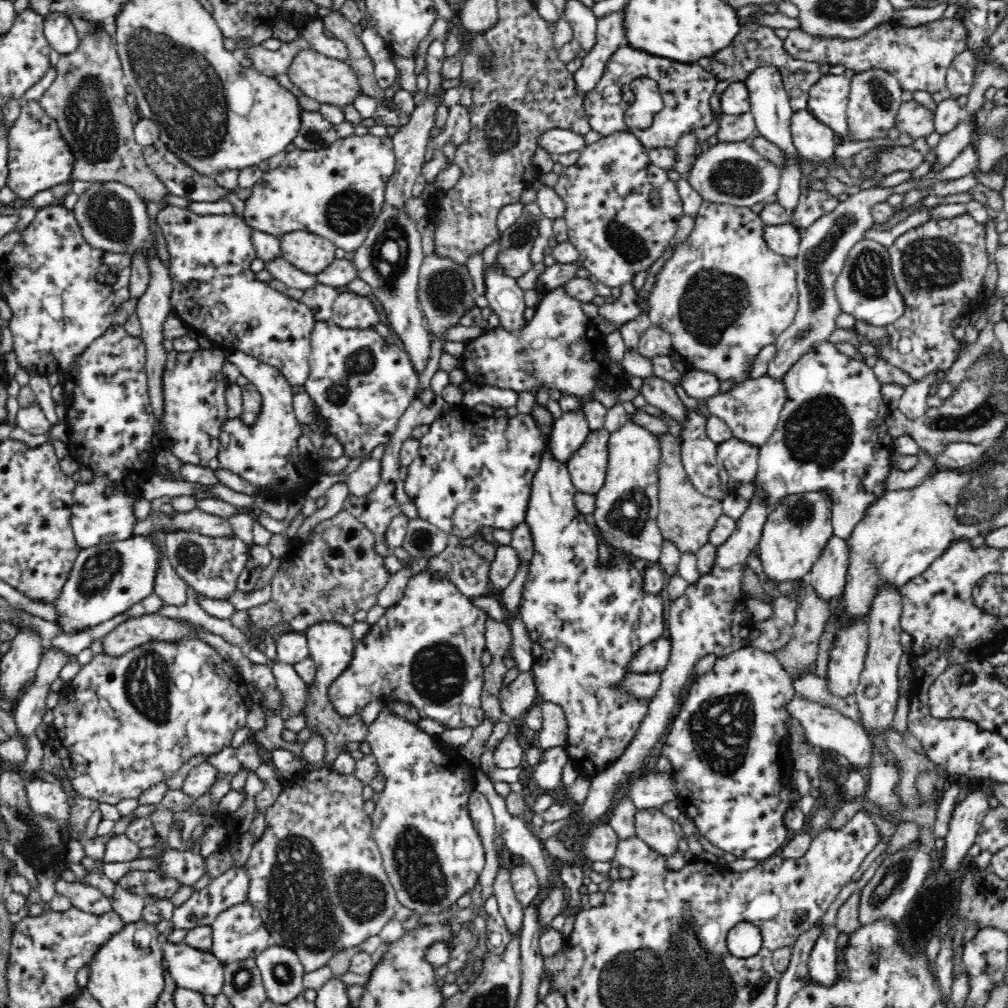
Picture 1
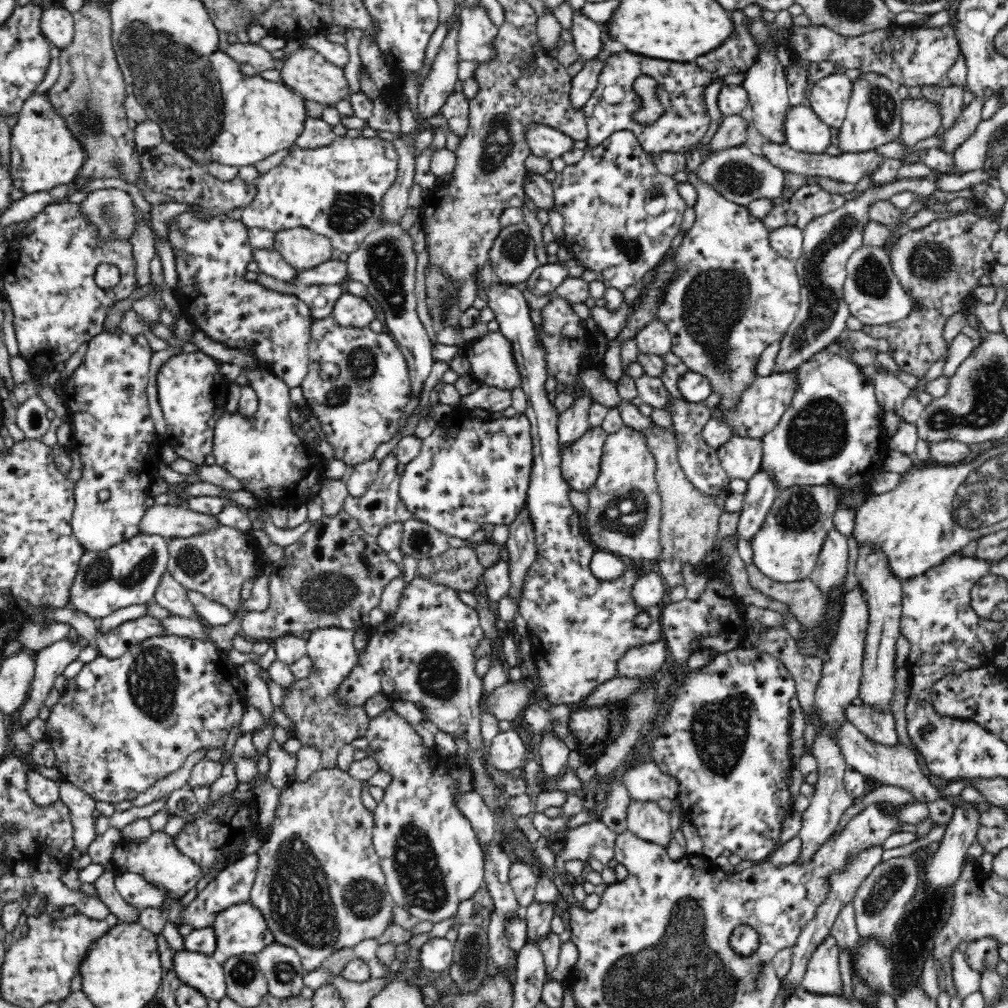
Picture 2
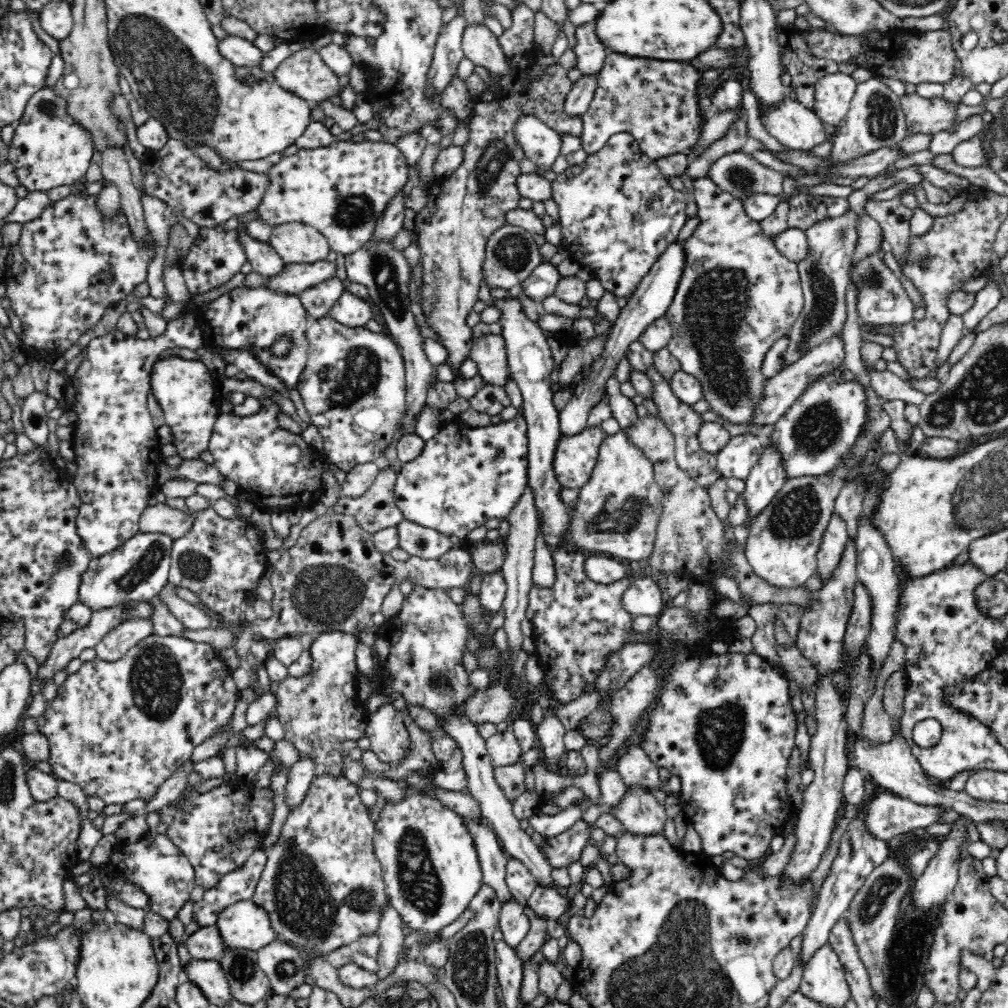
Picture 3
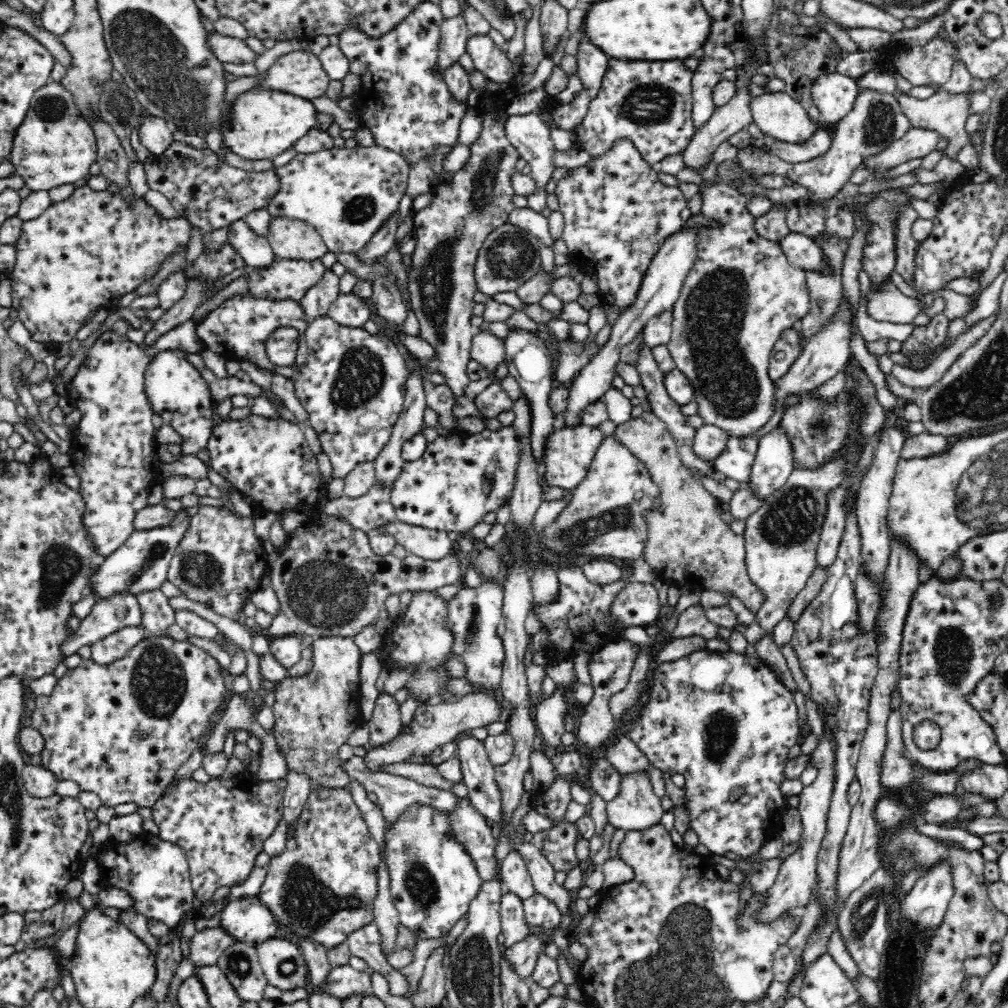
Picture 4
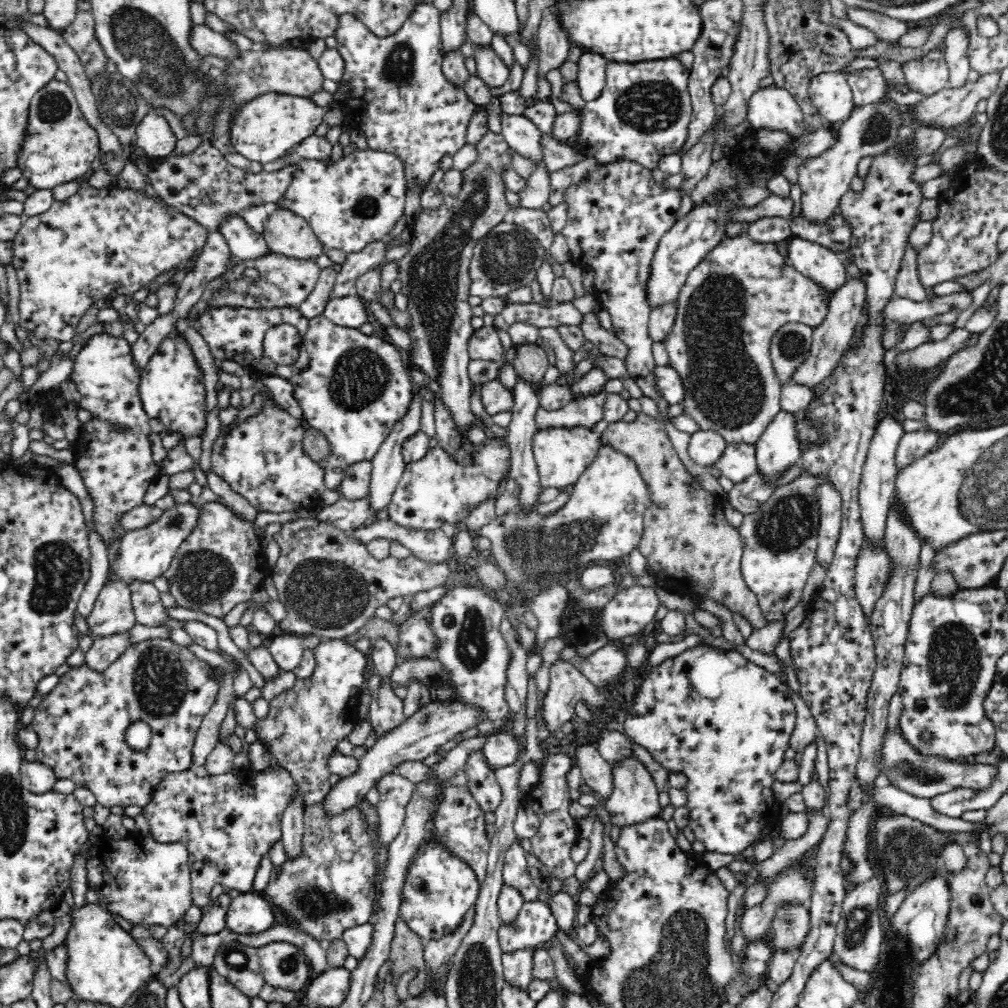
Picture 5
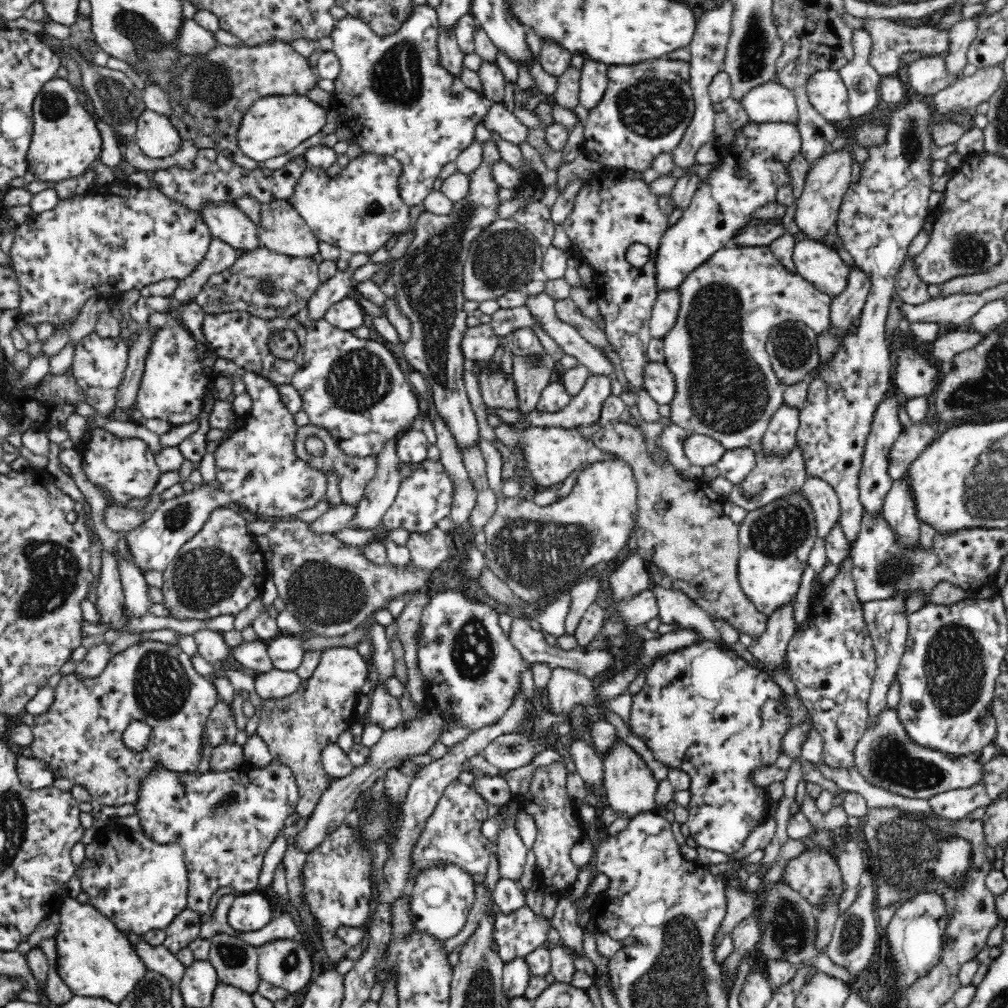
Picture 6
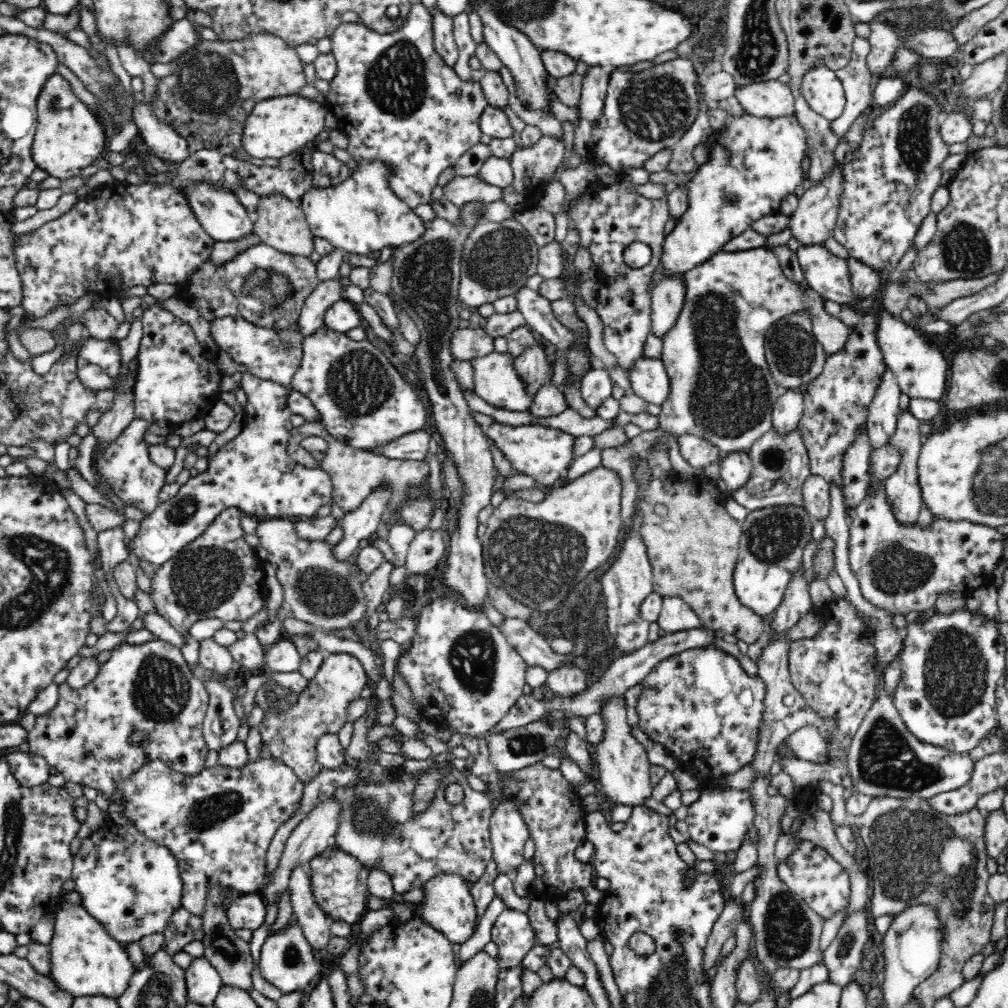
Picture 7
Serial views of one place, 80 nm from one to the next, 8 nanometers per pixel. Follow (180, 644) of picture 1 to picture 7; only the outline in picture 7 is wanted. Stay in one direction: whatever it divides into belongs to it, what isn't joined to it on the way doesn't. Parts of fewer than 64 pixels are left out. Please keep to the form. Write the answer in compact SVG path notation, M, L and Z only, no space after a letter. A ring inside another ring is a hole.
M158 638L141 644L130 645L121 643L110 650L110 657L106 662L100 665L96 678L90 680L89 684L86 684L80 692L71 692L71 689L64 683L59 686L60 696L55 707L48 711L47 714L36 716L34 727L26 734L29 752L46 759L47 766L50 767L50 774L61 774L68 782L75 782L81 785L86 784L86 786L90 786L90 788L101 790L109 802L112 803L118 796L122 798L122 793L120 793L120 791L114 791L116 790L116 783L122 780L122 778L130 776L130 772L138 770L140 766L154 759L164 761L170 768L185 775L198 774L202 772L202 769L205 767L204 762L209 748L203 737L203 722L209 705L209 695L206 691L206 687L204 687L204 683L194 674L191 666L187 663L180 647ZM136 733L144 733L142 742L135 742L135 740L133 740L133 736Z

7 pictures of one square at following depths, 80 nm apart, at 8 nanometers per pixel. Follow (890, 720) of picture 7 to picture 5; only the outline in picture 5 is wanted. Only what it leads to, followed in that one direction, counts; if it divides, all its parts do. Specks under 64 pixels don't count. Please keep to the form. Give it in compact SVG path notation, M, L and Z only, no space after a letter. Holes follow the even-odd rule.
M886 726L884 734L882 734L880 760L876 767L878 767L878 776L885 776L889 781L888 785L918 798L929 799L956 789L982 790L982 788L988 788L996 776L994 765L957 762L945 760L945 758L933 754L920 754L908 744L898 726L894 730L890 730Z

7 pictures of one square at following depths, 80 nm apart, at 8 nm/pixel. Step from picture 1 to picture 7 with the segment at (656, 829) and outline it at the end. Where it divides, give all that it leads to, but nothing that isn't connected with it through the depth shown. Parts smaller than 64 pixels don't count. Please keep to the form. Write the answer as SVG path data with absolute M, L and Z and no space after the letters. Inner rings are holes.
M617 695L604 702L598 710L604 726L602 740L592 747L592 756L596 764L595 780L600 790L610 797L612 804L627 804L634 807L644 804L644 798L652 796L650 785L650 762L642 743L634 737L632 727L626 718L625 696Z

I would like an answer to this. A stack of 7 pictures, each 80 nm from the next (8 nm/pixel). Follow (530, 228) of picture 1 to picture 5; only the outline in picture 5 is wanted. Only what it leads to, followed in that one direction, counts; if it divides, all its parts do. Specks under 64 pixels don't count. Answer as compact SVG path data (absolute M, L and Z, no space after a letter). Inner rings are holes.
M506 219L496 224L486 236L482 236L472 248L472 258L468 264L470 295L478 298L504 297L508 292L528 287L544 262L546 249L540 241L522 226Z

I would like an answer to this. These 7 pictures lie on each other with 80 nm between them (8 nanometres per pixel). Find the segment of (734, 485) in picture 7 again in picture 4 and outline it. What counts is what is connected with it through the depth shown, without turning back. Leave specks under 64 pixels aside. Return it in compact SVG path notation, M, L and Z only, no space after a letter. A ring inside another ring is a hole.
M729 438L726 449L713 462L715 471L741 484L748 484L752 474L759 440L754 438Z

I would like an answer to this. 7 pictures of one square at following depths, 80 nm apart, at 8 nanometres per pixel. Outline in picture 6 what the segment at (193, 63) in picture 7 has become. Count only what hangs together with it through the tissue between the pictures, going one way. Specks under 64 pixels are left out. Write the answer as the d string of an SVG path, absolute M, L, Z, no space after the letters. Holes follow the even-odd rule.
M268 40L256 46L216 44L208 53L190 54L190 58L175 85L166 88L171 107L166 117L183 140L191 140L197 150L215 150L240 167L258 167L255 160L248 159L240 150L237 141L238 128L254 102L267 96L304 96L319 80L316 71L310 70L308 59L283 40Z

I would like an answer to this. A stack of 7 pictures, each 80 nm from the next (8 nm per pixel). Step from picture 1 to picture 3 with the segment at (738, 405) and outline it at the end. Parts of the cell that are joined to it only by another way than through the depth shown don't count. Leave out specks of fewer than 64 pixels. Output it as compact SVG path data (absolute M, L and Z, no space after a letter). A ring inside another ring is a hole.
M842 330L830 336L828 340L820 342L818 346L810 348L802 358L784 367L777 375L766 381L763 399L758 403L754 425L775 424L794 405L796 399L820 377L833 373L843 364L845 357Z

